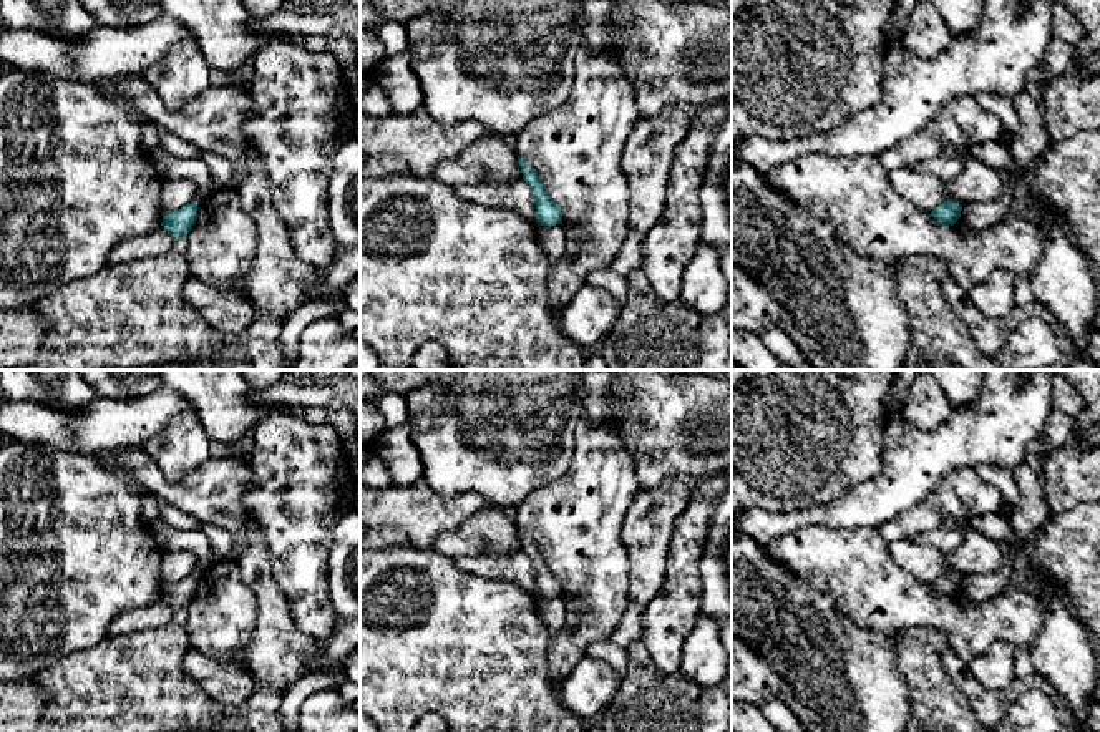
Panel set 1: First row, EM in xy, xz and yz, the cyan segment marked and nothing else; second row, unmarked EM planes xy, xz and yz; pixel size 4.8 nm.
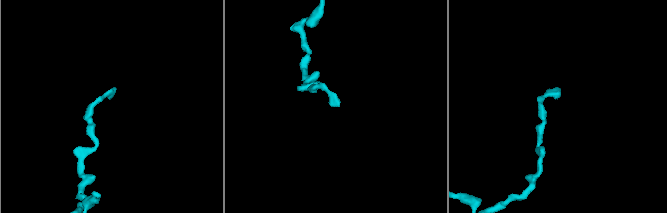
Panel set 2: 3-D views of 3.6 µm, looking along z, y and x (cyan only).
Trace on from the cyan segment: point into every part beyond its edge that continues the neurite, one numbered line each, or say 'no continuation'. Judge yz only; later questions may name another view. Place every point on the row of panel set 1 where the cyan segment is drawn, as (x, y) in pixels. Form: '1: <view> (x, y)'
no continuation

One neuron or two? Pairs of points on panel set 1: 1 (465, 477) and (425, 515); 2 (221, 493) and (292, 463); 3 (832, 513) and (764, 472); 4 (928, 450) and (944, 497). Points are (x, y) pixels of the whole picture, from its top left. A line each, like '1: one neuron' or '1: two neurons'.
1: two neurons
2: two neurons
3: two neurons
4: two neurons

